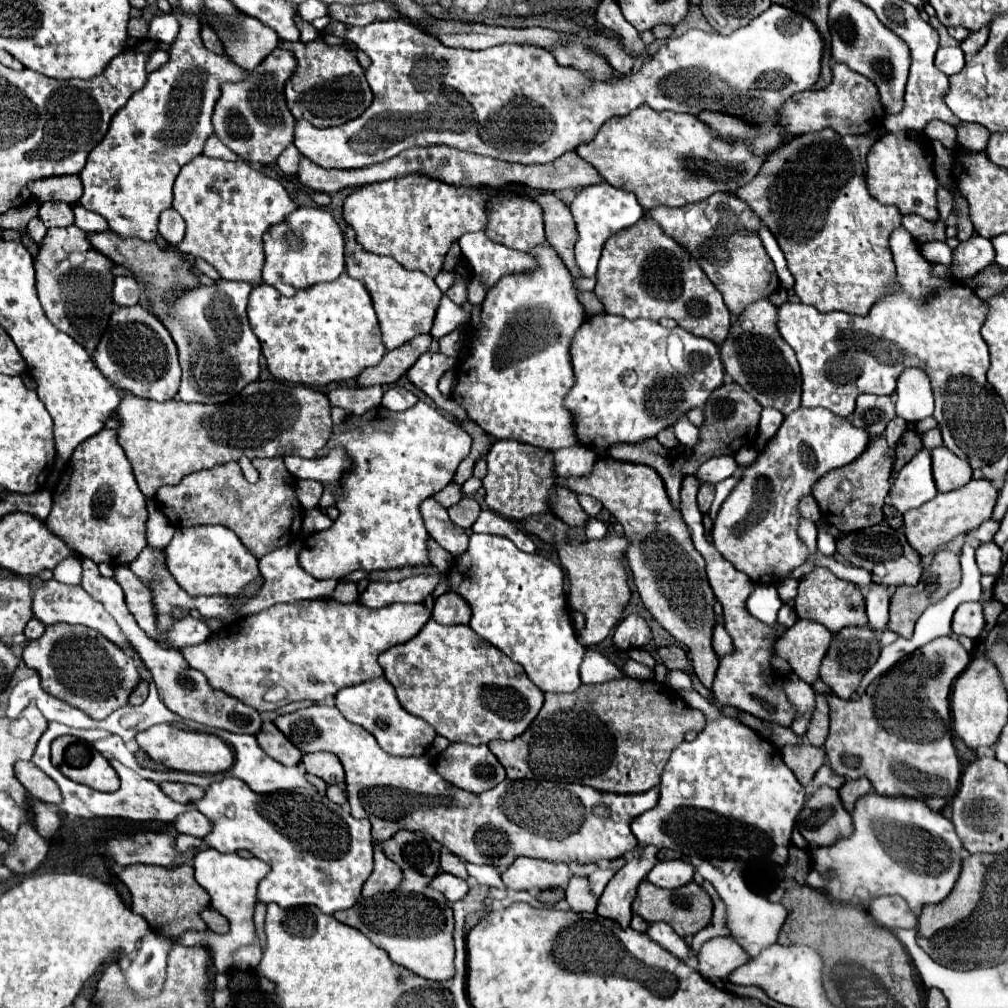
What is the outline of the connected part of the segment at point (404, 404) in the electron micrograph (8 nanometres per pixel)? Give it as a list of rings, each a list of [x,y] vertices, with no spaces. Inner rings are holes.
[[[394,385],[389,391],[384,392],[381,405],[387,407],[389,411],[405,411],[405,409],[413,407],[417,401],[419,401],[419,399],[417,399],[411,391],[407,391],[407,389],[403,389],[401,386]]]

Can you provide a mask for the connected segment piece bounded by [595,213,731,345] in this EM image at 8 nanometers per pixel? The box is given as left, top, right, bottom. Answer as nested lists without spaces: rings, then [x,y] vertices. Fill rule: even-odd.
[[[643,215],[637,225],[623,229],[607,239],[597,269],[597,297],[605,305],[605,313],[621,315],[627,319],[653,319],[671,317],[679,327],[697,337],[705,337],[717,345],[725,341],[731,327],[731,313],[723,303],[723,295],[709,281],[697,261],[679,245],[667,237],[663,229]]]

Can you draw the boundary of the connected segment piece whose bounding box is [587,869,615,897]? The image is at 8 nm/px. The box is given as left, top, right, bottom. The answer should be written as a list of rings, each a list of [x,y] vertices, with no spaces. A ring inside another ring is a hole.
[[[597,869],[595,873],[591,873],[587,879],[591,883],[591,891],[595,897],[599,897],[603,893],[603,889],[607,887],[607,883],[611,881],[611,877],[615,875],[613,869]]]

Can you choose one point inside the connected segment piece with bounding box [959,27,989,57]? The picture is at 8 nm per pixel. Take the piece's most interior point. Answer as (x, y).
(977, 39)

